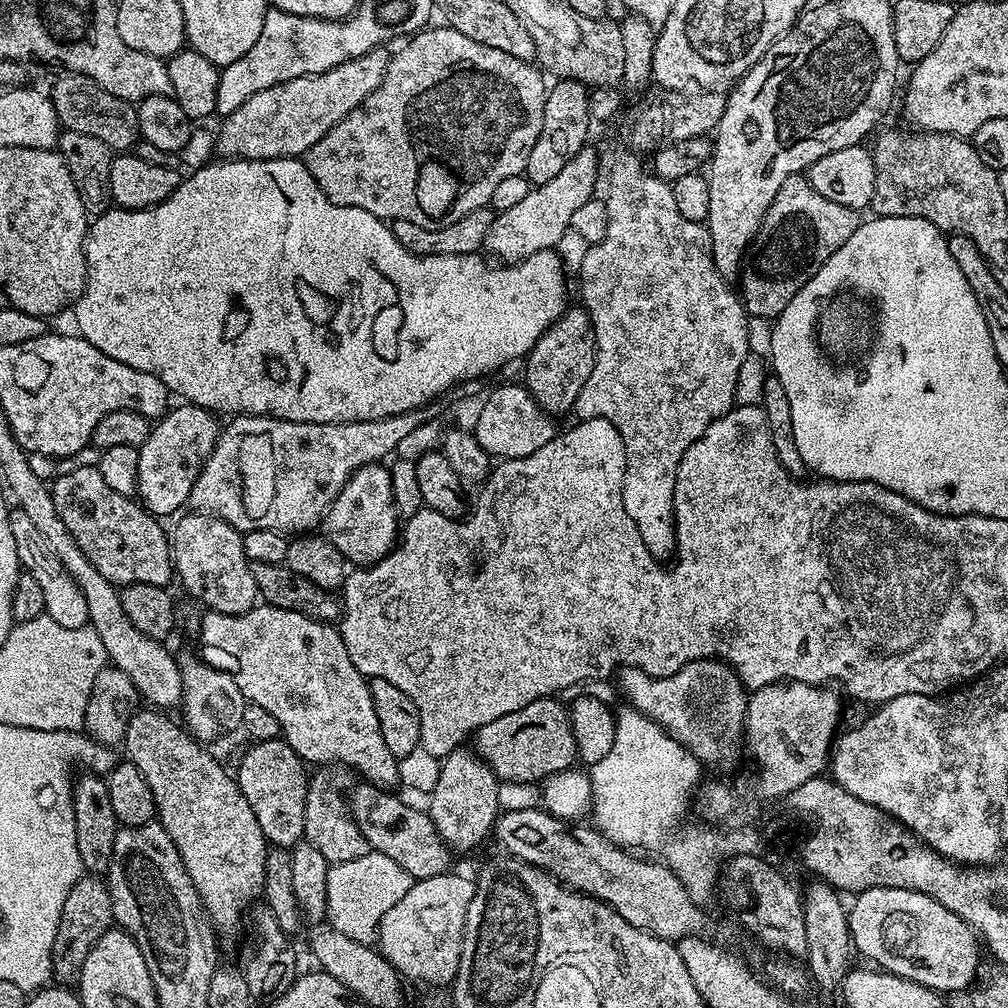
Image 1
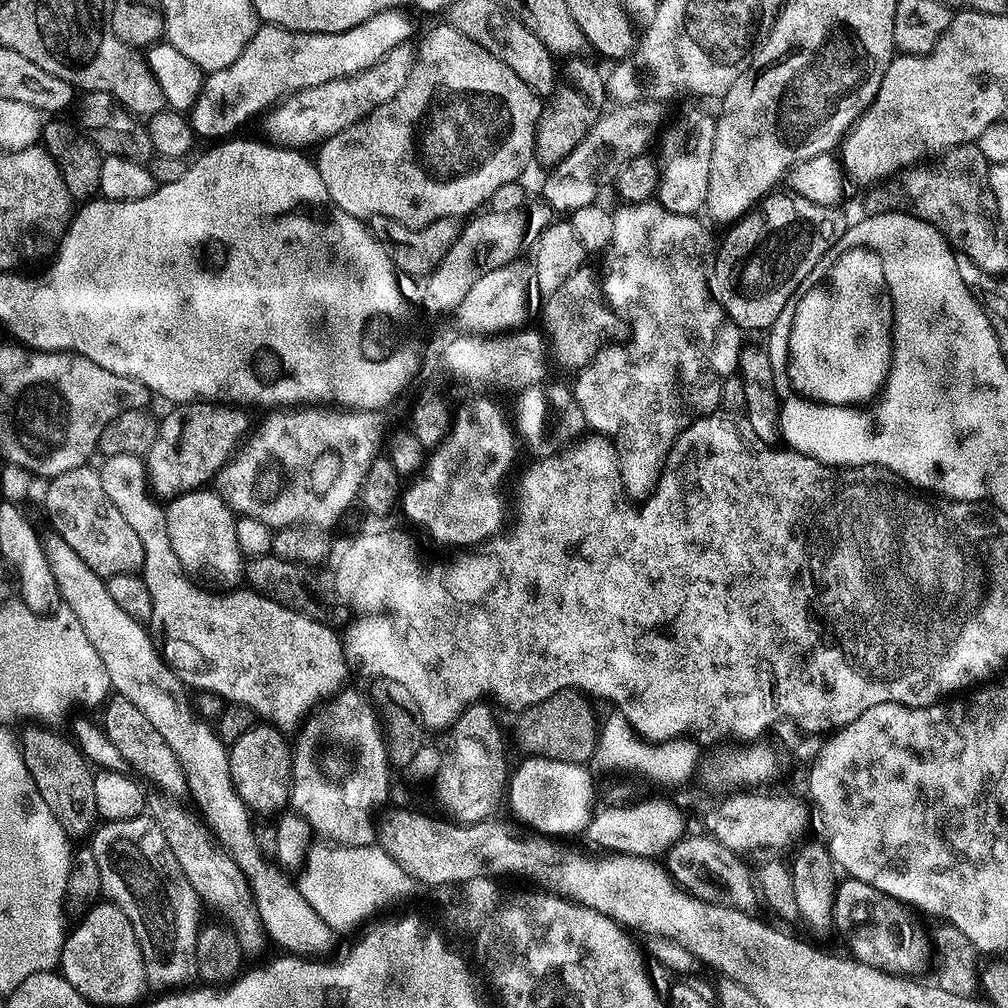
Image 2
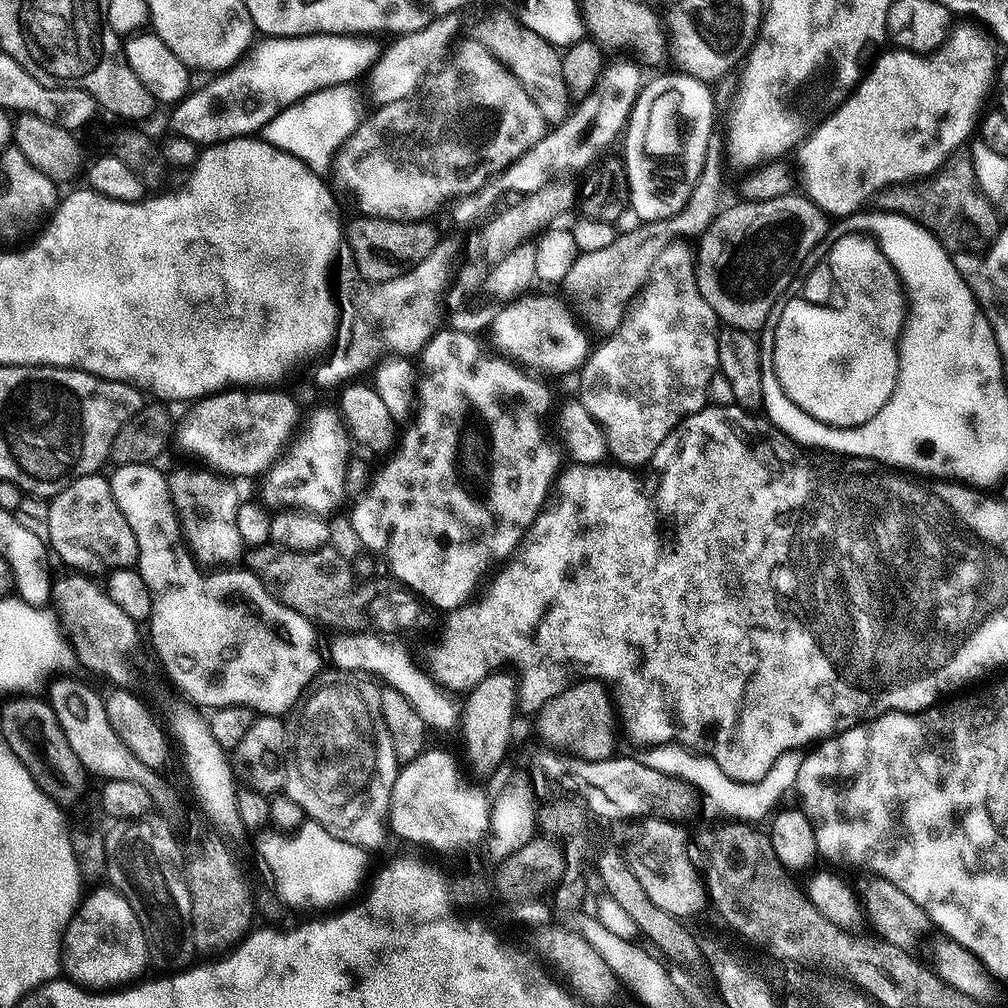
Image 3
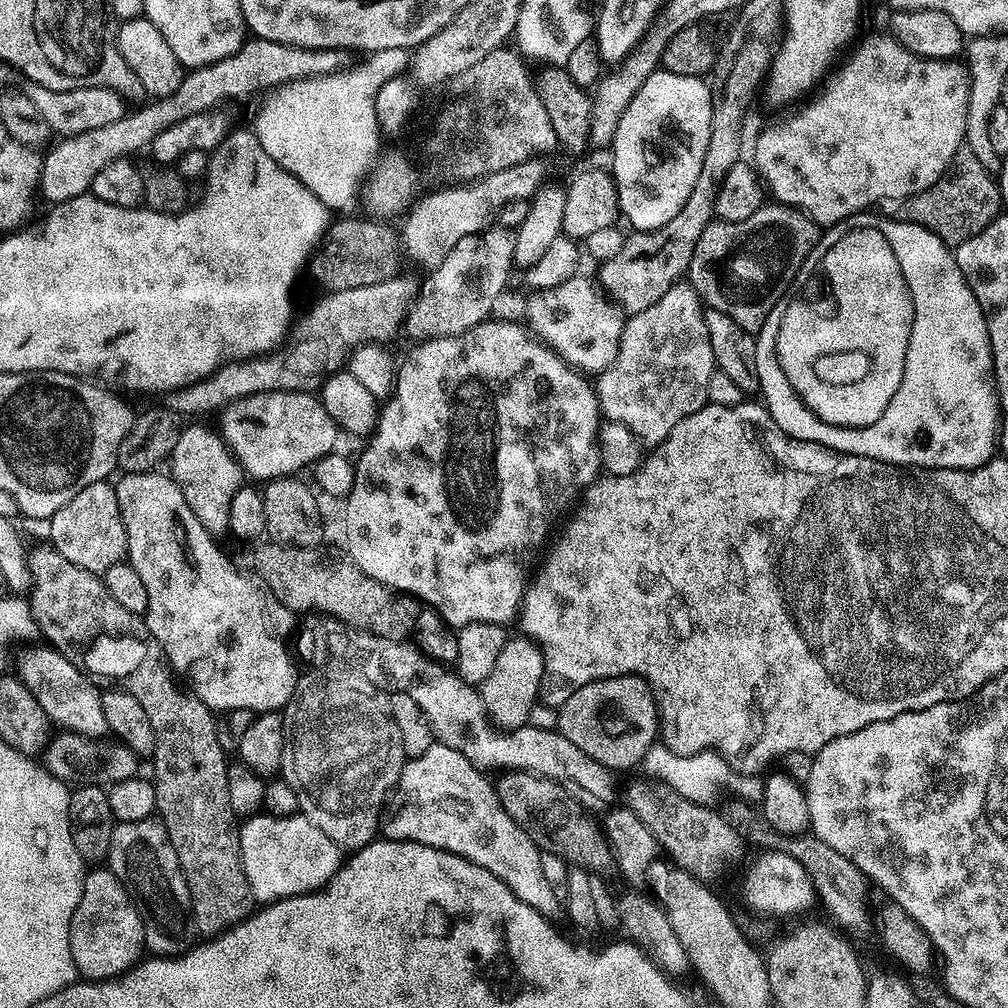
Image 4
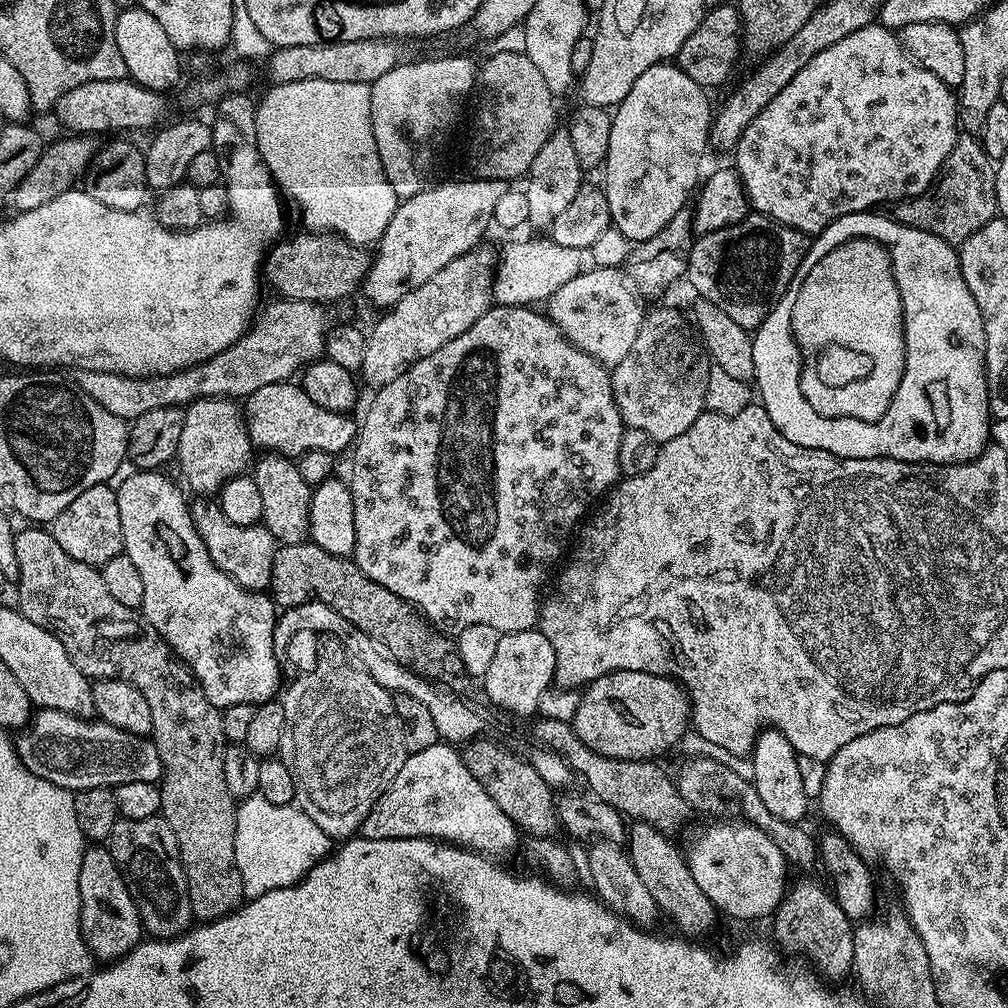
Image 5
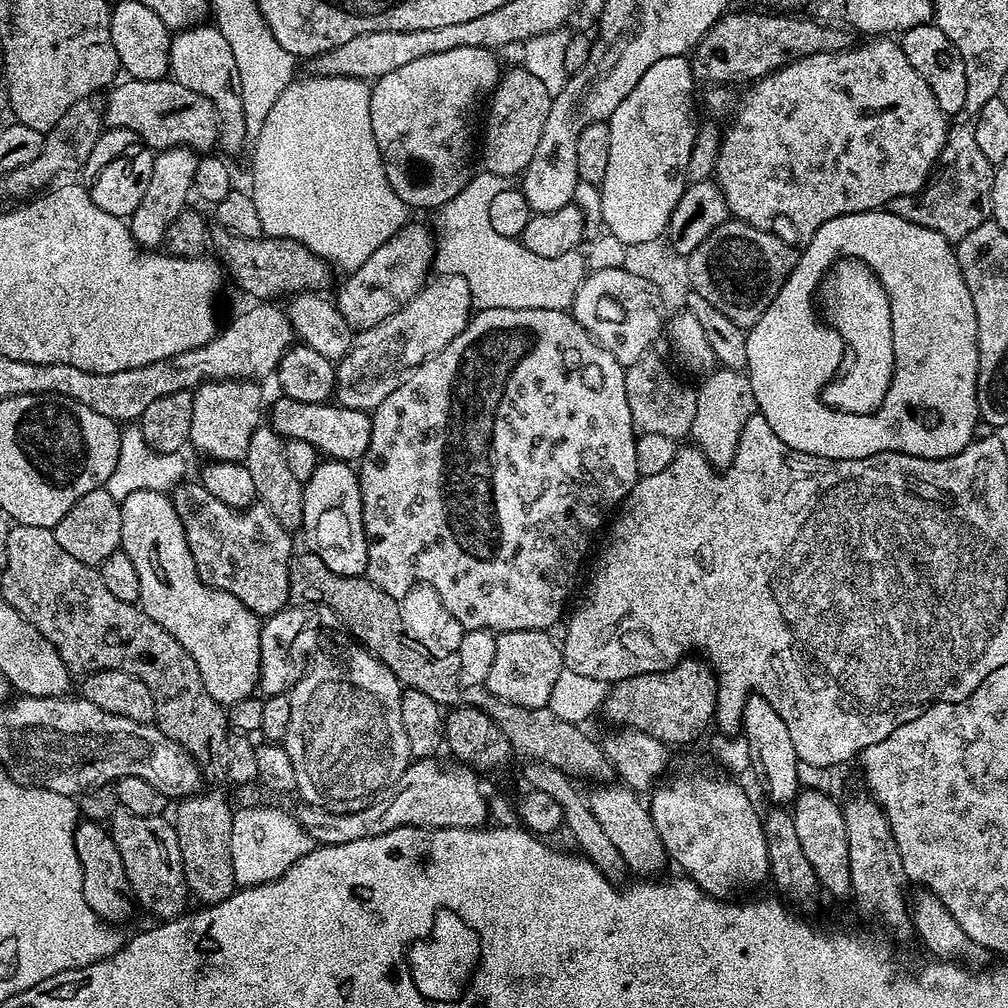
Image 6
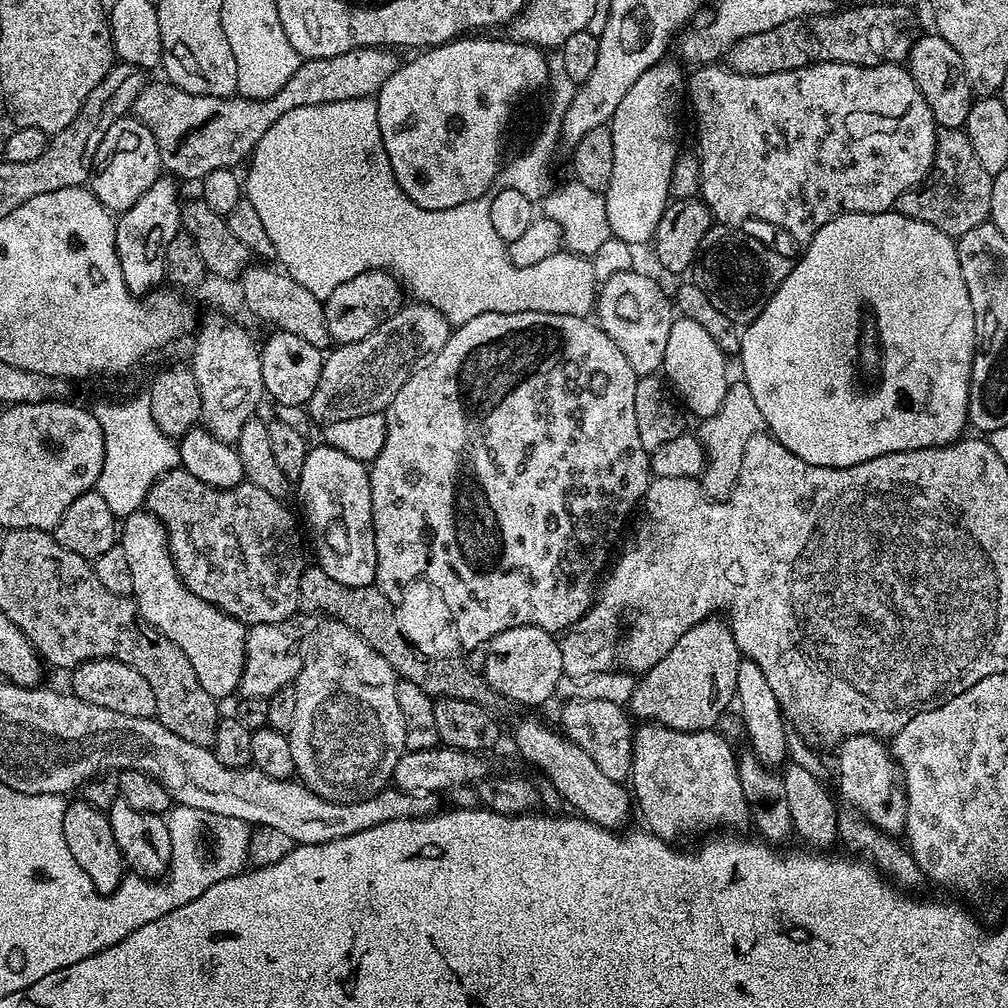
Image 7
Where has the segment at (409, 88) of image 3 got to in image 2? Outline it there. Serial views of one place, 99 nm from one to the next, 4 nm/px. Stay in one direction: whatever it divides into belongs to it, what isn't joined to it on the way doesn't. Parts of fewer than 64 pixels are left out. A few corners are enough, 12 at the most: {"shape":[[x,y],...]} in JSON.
{"shape":[[403,44],[358,74],[284,97],[263,117],[277,146],[308,150],[406,86]]}

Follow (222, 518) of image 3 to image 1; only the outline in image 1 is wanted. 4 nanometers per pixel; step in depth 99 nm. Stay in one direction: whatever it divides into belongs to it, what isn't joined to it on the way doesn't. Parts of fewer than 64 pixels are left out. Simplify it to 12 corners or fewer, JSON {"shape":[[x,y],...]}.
{"shape":[[189,511],[170,528],[178,580],[205,609],[258,603],[242,533]]}

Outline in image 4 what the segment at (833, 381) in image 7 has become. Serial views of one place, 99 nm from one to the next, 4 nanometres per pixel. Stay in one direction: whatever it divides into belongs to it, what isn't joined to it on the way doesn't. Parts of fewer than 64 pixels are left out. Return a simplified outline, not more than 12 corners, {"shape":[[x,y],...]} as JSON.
{"shape":[[872,214],[914,306],[906,370],[865,428],[786,382],[763,403],[783,432],[916,470],[981,468],[1002,427],[990,334],[953,249]]}

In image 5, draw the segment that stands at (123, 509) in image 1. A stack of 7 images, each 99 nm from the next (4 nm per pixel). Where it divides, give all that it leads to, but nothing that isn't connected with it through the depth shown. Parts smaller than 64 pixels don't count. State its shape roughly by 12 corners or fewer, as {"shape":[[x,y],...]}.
{"shape":[[111,483],[82,490],[51,521],[78,562],[99,566],[124,550]]}

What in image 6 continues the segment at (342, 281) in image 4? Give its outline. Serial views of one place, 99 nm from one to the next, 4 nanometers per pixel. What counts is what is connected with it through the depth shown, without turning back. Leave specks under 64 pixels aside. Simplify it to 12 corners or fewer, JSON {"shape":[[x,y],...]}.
{"shape":[[216,226],[215,259],[256,302],[323,293],[328,261],[296,240]]}

